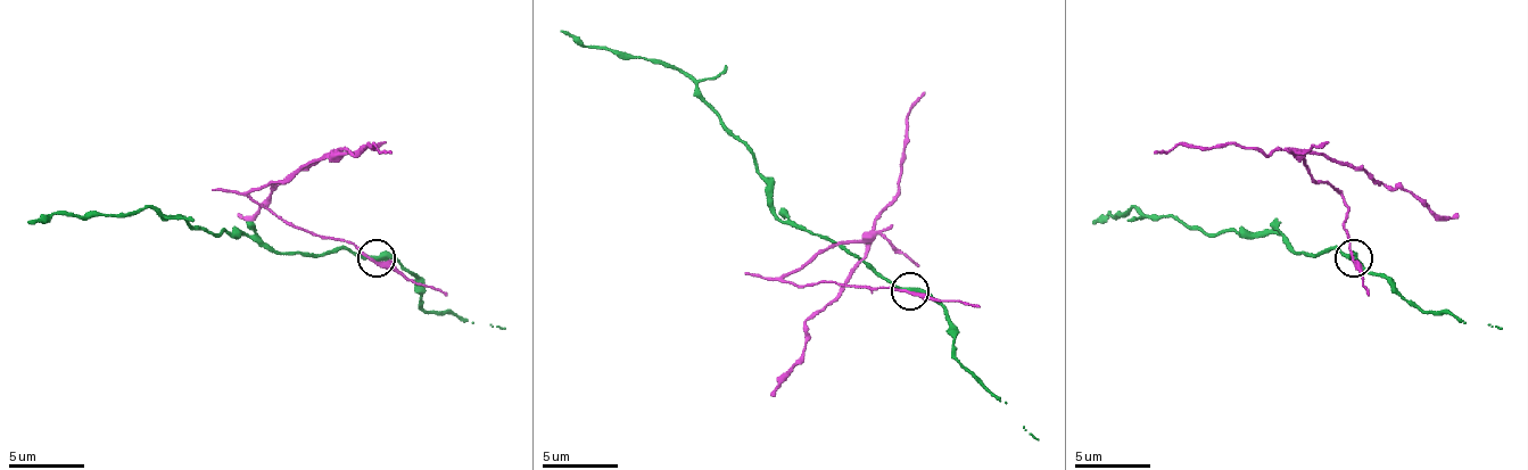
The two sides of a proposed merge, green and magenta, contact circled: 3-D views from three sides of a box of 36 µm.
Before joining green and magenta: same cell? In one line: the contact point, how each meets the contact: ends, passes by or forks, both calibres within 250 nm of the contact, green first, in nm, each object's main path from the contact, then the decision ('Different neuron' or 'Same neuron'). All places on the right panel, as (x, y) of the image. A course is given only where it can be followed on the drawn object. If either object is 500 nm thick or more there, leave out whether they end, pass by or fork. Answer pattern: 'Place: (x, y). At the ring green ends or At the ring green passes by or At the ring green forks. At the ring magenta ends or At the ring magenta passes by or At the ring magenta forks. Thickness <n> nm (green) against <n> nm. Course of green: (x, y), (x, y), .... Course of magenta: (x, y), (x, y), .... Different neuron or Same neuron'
Place: (1353, 258). At the ring green passes by. At the ring magenta passes by. Thickness 320 nm (green) against 220 nm. Course of green: (1352, 257), (1340, 249), (1295, 253), (1288, 241), (1272, 234), (1215, 234), (1136, 207), (1093, 223). Course of magenta: (1352, 257), (1348, 204), (1334, 184), (1314, 181), (1306, 155), (1352, 162), (1439, 215), (1459, 212). Different neuron

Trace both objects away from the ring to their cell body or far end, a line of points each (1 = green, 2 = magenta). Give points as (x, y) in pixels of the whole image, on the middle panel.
1: (910, 290), (789, 225), (774, 211), (754, 154), (683, 74), (580, 47), (561, 32)
2: (907, 290), (793, 287), (793, 271), (819, 253), (865, 245), (770, 396)

